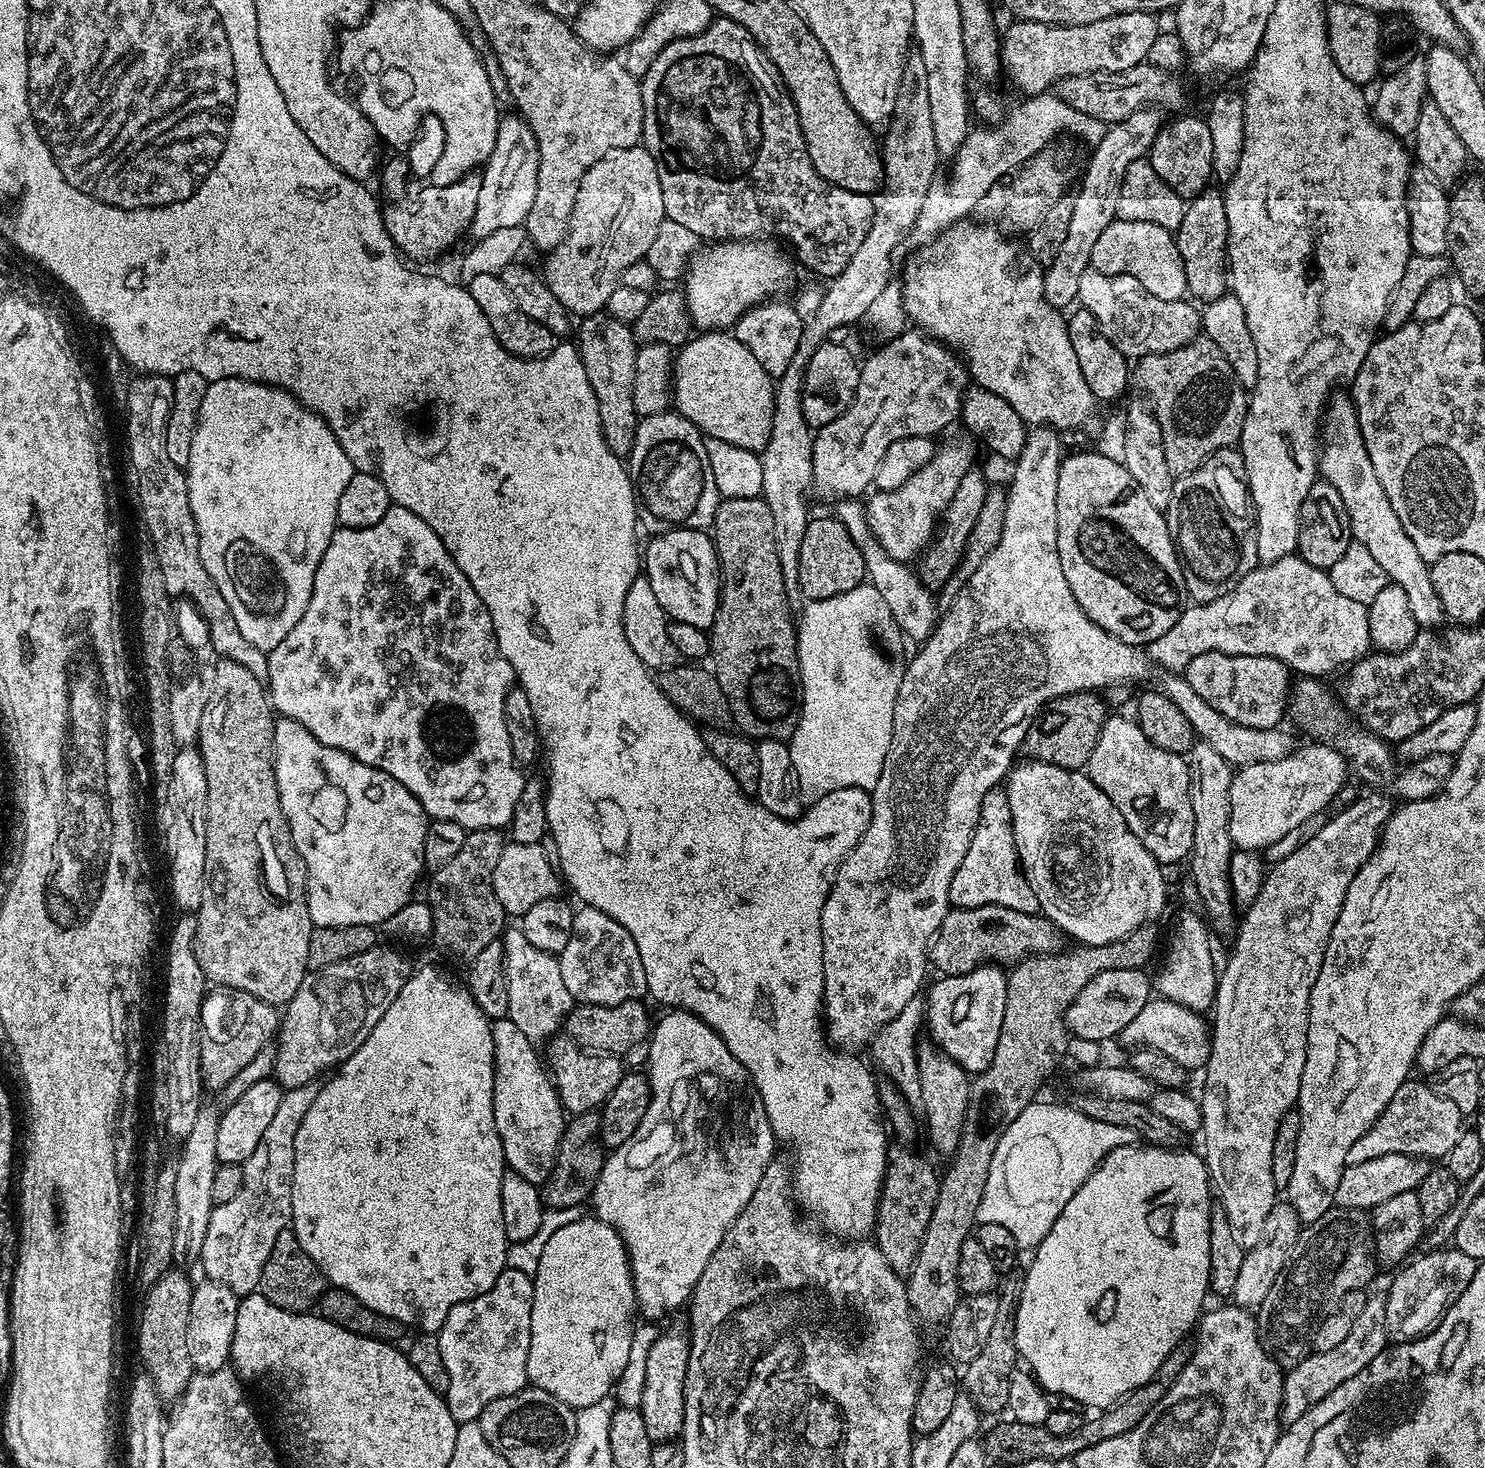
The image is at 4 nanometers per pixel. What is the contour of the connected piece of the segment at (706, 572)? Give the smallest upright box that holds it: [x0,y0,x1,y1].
[642,528,720,629]

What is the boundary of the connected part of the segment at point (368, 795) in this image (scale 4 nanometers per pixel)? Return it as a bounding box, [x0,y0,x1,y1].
[272,716,430,928]

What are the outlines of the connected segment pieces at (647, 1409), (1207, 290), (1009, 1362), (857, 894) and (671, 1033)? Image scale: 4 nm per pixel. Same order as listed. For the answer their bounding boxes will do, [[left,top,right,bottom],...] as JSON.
[[639,1332,690,1442],[1174,186,1229,303],[962,1283,1020,1413],[820,426,1150,1050],[590,1010,778,1322]]

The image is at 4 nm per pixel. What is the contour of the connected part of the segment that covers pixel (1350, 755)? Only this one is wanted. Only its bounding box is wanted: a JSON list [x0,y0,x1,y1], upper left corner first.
[1286,676,1455,801]

